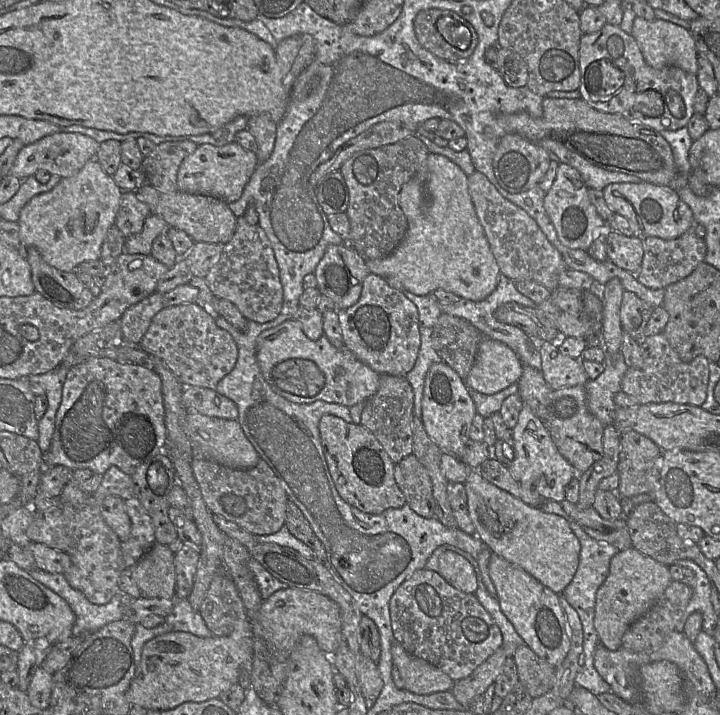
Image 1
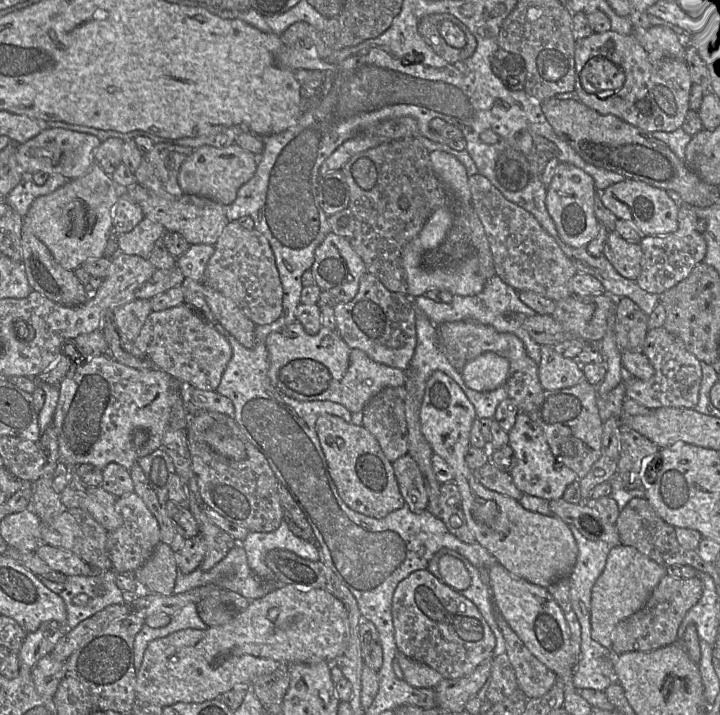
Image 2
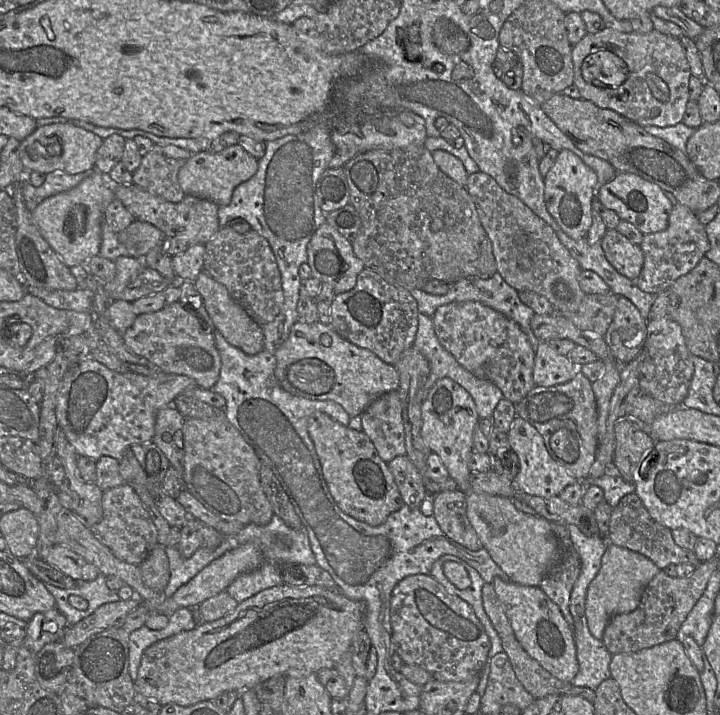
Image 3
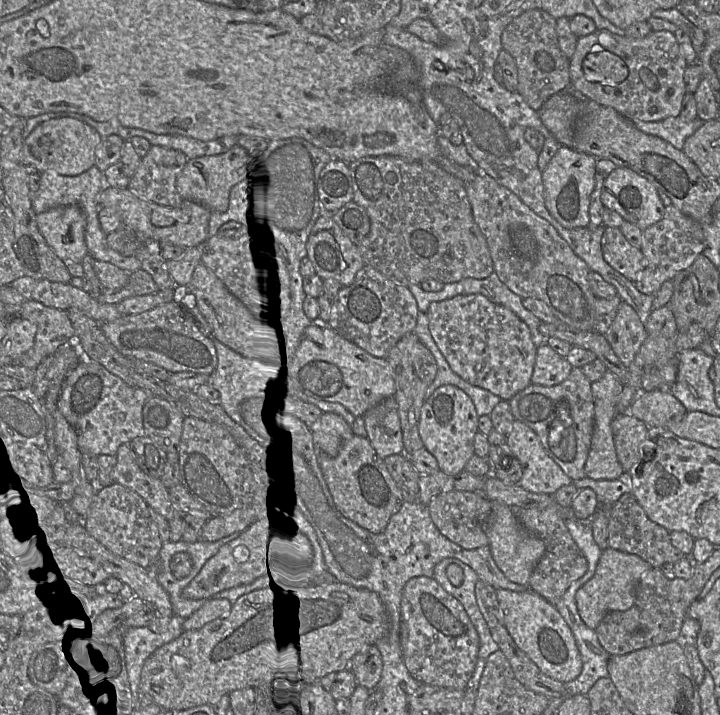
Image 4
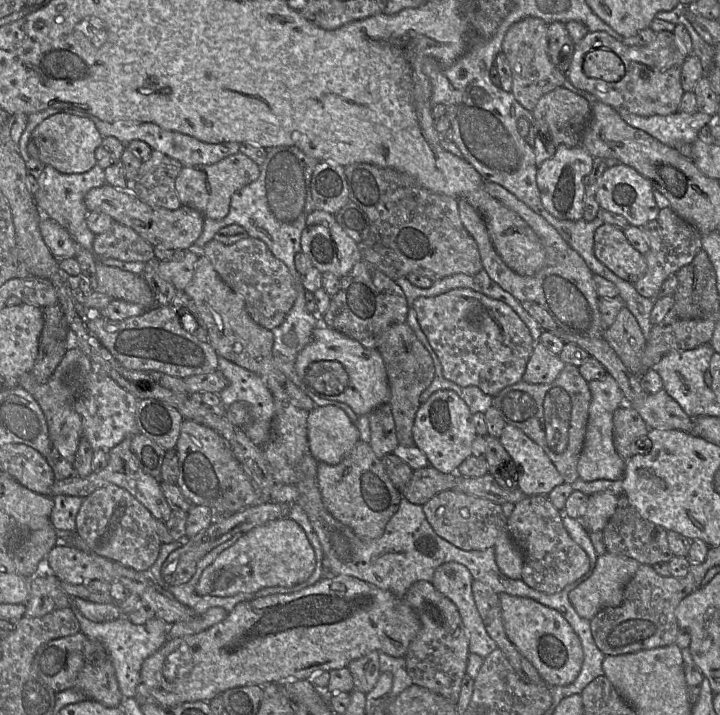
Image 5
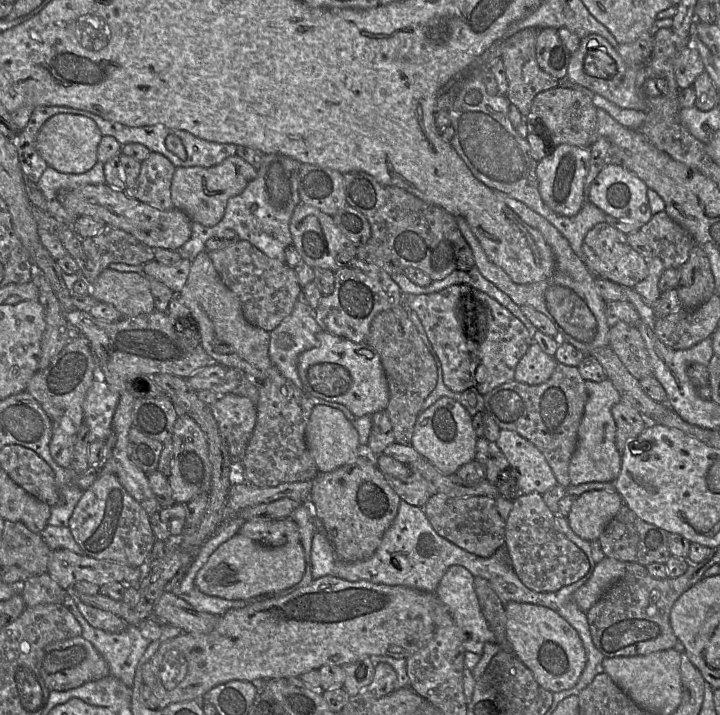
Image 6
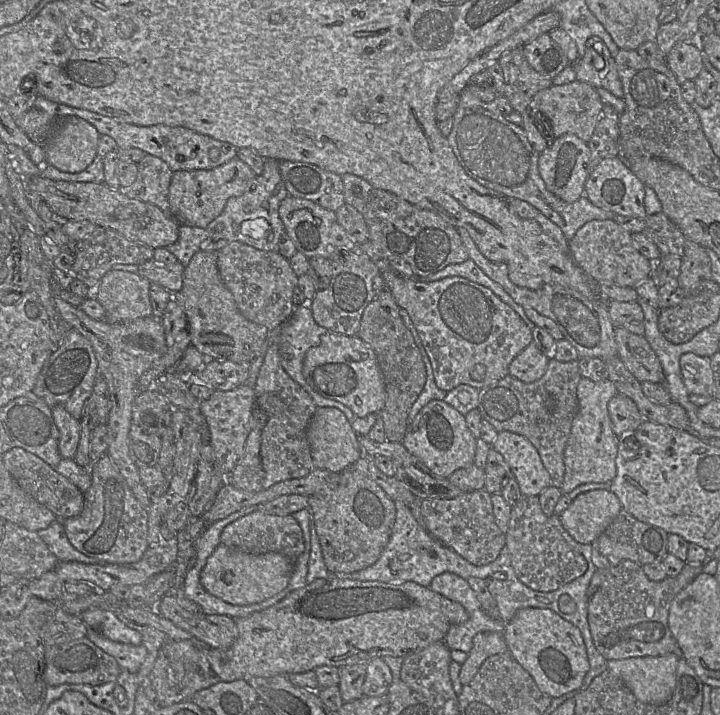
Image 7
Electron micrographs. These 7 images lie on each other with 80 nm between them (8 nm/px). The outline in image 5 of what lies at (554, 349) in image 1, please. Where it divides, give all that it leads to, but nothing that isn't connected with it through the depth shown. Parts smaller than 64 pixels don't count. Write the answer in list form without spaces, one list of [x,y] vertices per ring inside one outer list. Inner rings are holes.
[[[536,342],[523,381],[531,384],[549,384],[558,377],[564,366],[565,363],[558,355]]]

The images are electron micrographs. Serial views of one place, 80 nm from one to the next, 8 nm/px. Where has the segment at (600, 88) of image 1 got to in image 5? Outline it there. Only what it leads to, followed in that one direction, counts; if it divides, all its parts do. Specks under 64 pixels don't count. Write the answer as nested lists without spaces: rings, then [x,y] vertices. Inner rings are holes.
[[[595,49],[586,53],[583,71],[590,78],[617,82],[625,75],[625,66],[616,53],[610,50]]]

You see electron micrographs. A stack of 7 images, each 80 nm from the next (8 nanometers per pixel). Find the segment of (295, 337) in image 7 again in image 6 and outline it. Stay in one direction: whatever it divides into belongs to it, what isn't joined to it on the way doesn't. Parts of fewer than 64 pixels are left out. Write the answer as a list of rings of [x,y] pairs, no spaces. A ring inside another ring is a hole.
[[[301,294],[294,306],[292,313],[286,317],[280,325],[271,331],[270,338],[270,347],[269,347],[269,355],[274,366],[278,368],[278,370],[289,380],[291,380],[297,387],[301,388],[304,393],[308,396],[314,406],[324,405],[331,408],[335,408],[340,410],[346,419],[349,422],[353,422],[356,417],[346,408],[344,405],[330,402],[309,394],[301,381],[298,372],[298,360],[300,355],[315,347],[317,345],[317,334],[320,333],[323,329],[320,327],[318,322],[316,321],[314,309],[308,304],[308,302],[302,298]]]

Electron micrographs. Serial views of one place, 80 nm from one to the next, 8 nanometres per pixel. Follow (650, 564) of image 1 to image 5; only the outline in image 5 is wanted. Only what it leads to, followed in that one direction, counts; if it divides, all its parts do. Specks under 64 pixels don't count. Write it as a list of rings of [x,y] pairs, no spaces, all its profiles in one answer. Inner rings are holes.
[[[609,552],[598,556],[591,576],[569,593],[569,600],[576,612],[590,621],[600,610],[619,606],[623,600],[624,588],[639,566],[640,563],[638,561],[626,556]]]

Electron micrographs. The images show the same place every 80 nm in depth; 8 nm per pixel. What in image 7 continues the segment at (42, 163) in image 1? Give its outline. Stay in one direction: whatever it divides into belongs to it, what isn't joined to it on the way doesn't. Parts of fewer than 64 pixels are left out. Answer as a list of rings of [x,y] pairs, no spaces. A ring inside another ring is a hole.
[[[76,116],[57,118],[48,139],[42,145],[46,162],[62,172],[85,170],[97,156],[97,129]]]

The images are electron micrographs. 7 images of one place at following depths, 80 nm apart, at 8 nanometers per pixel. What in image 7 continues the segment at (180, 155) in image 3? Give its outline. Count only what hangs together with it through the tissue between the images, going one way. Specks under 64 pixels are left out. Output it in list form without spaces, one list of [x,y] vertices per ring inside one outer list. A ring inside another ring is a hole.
[[[146,154],[138,163],[138,174],[125,194],[144,202],[152,203],[163,211],[169,209],[169,187],[173,171],[162,159]]]

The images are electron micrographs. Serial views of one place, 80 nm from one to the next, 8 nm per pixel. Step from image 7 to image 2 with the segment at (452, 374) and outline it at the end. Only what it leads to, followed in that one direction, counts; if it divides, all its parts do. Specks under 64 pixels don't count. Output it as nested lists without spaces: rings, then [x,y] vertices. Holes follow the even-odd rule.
[[[452,321],[436,325],[439,340],[443,348],[453,348],[471,361],[485,352],[494,352],[509,361],[509,374],[505,382],[508,398],[515,401],[520,412],[528,413],[535,403],[537,396],[544,390],[539,375],[538,364],[528,355],[526,348],[516,335],[498,332],[493,327],[474,321]]]

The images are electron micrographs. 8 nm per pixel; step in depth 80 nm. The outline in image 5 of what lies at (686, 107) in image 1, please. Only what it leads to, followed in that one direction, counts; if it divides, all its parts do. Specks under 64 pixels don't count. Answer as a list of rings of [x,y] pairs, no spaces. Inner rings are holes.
[[[603,31],[588,32],[577,44],[567,79],[578,89],[594,95],[598,101],[615,110],[626,110],[639,116],[669,115],[679,111],[684,90],[681,85],[681,69],[687,52],[681,40],[673,32],[658,32],[655,38],[644,46],[626,46]],[[595,50],[610,50],[616,53],[625,66],[625,75],[617,82],[606,82],[590,78],[583,71],[586,53]]]

